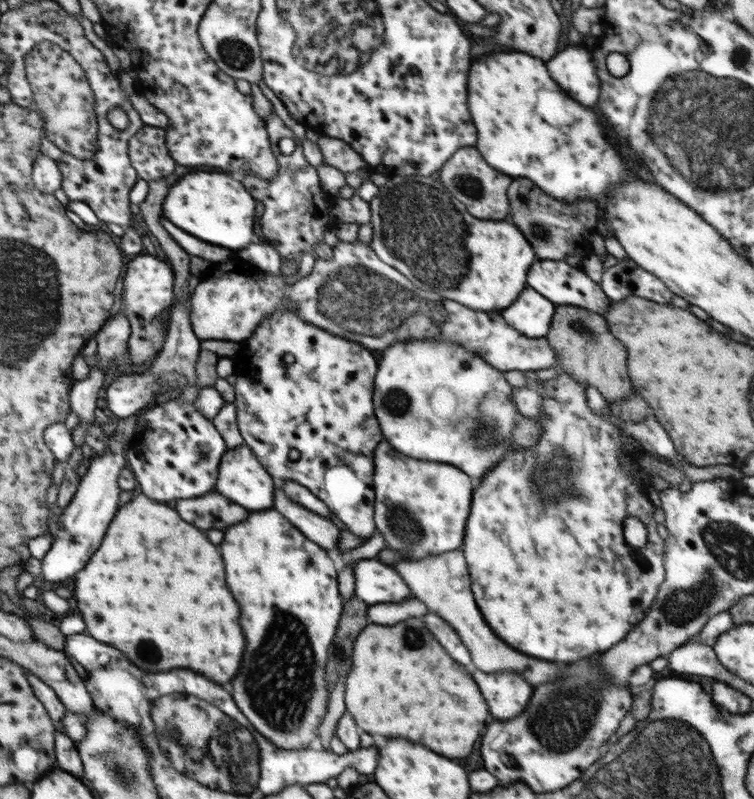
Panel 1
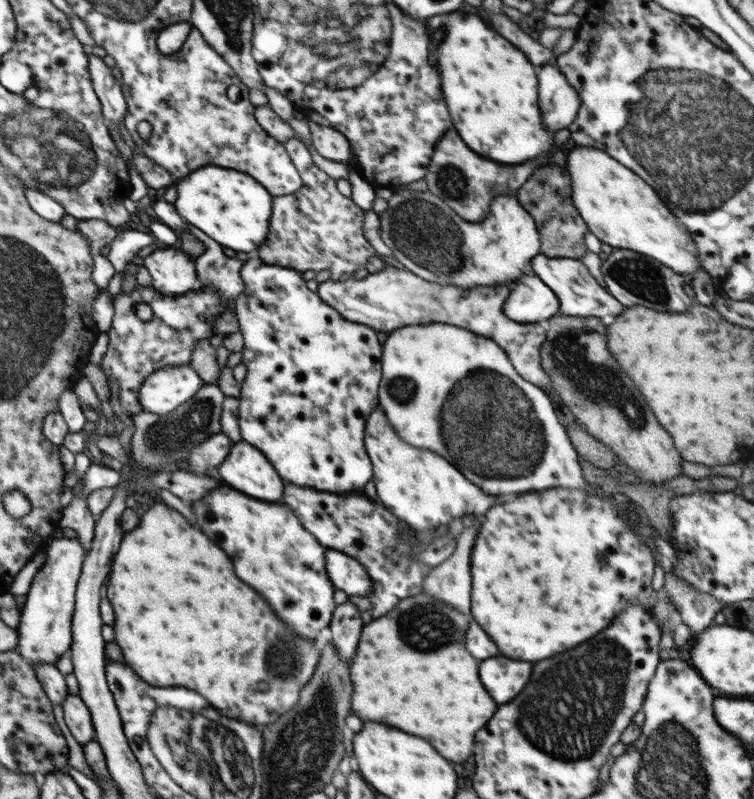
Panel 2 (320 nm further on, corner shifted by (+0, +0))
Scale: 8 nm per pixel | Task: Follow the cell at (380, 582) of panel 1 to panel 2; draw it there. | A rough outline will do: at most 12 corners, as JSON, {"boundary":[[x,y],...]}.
{"boundary":[[326,549],[332,584],[348,596],[366,596],[373,584],[364,566]]}

